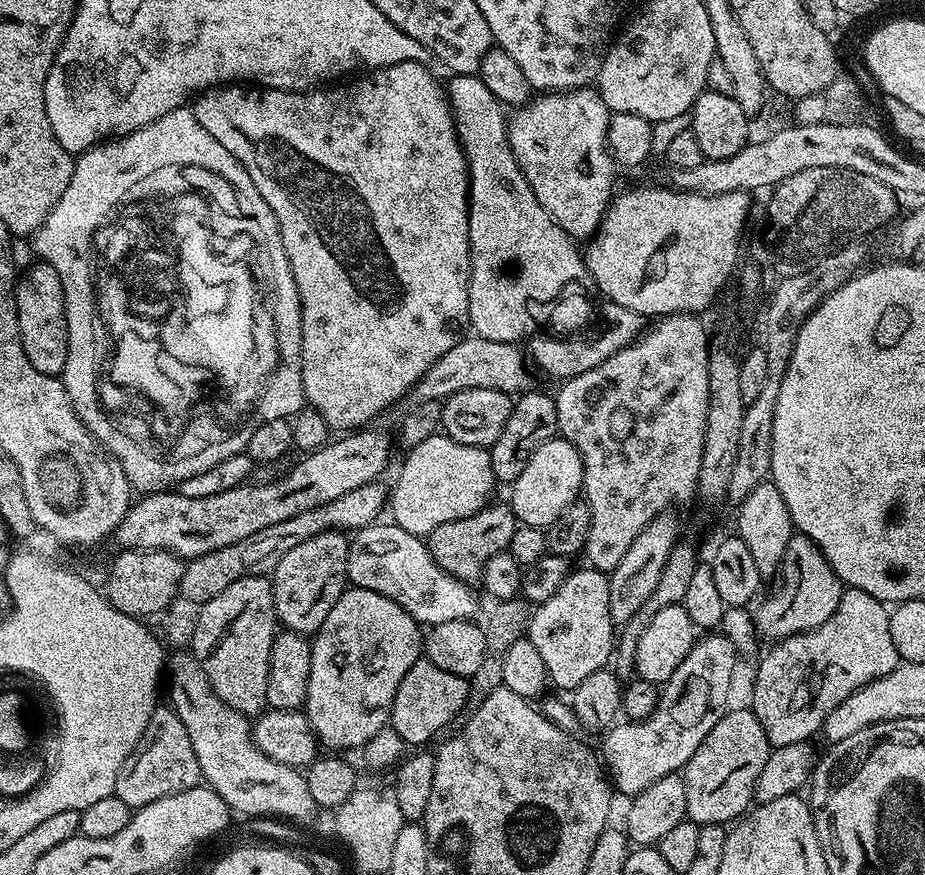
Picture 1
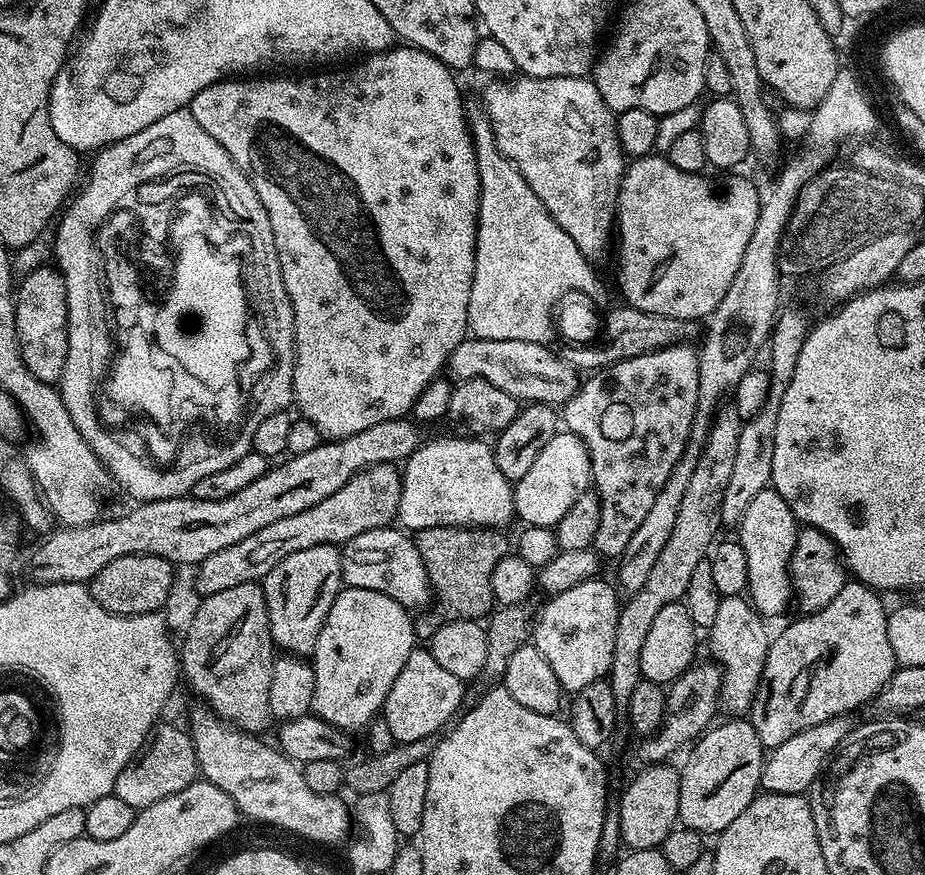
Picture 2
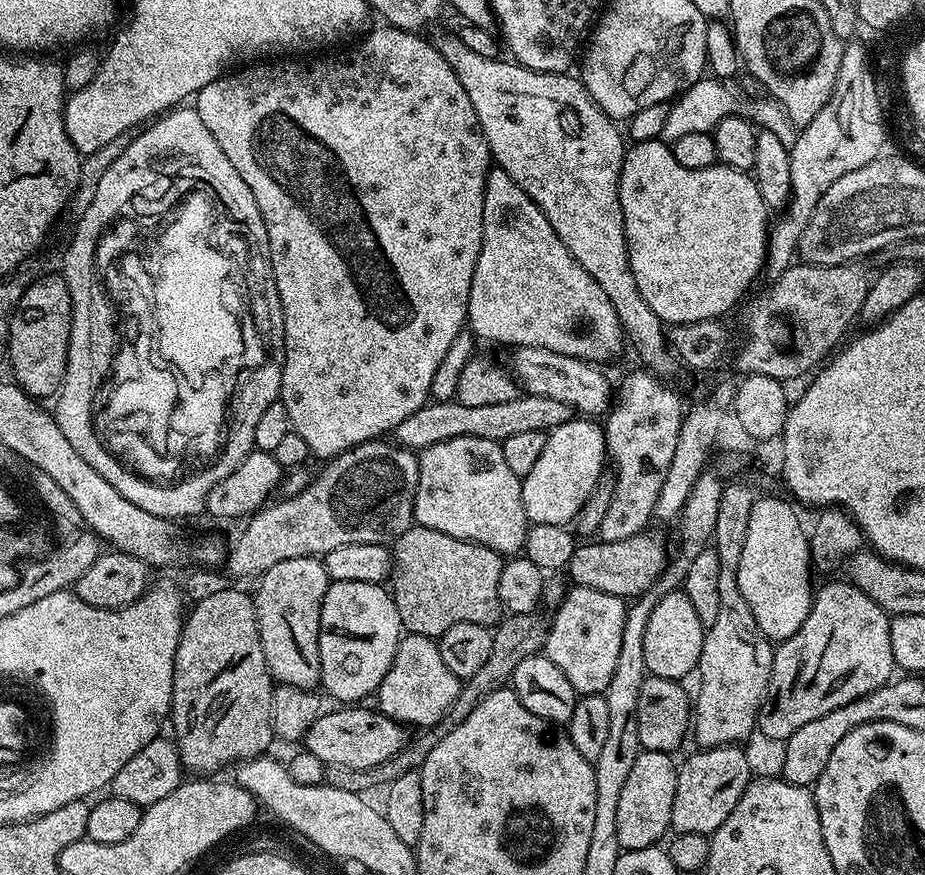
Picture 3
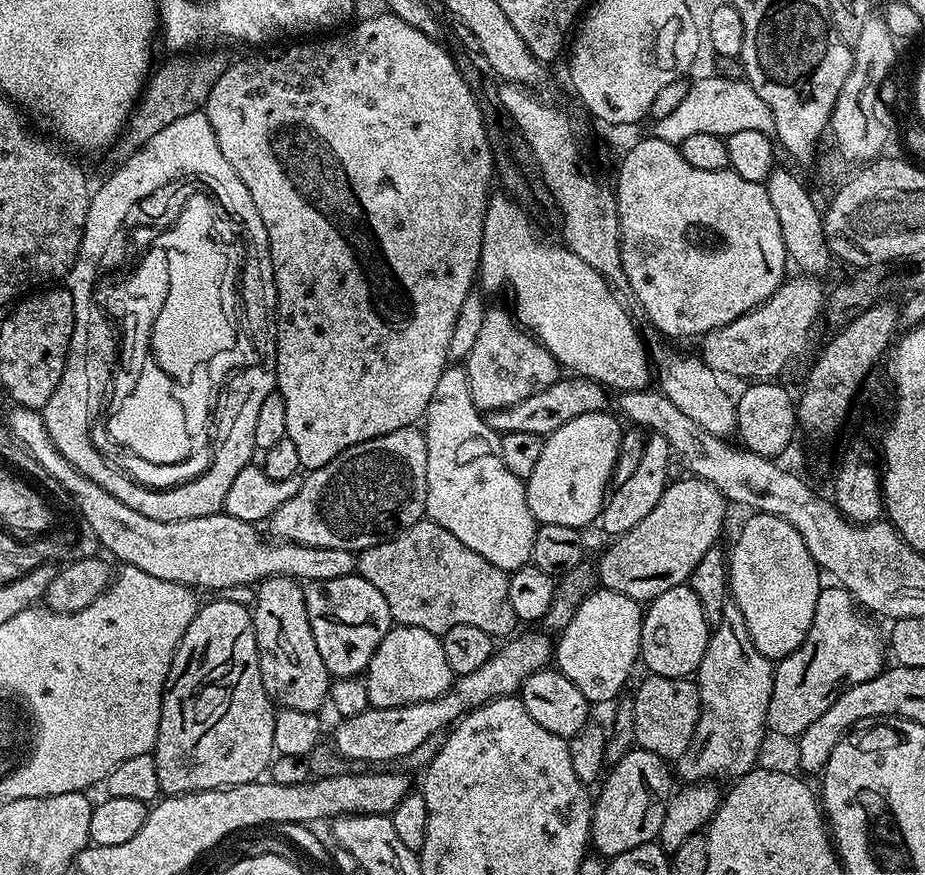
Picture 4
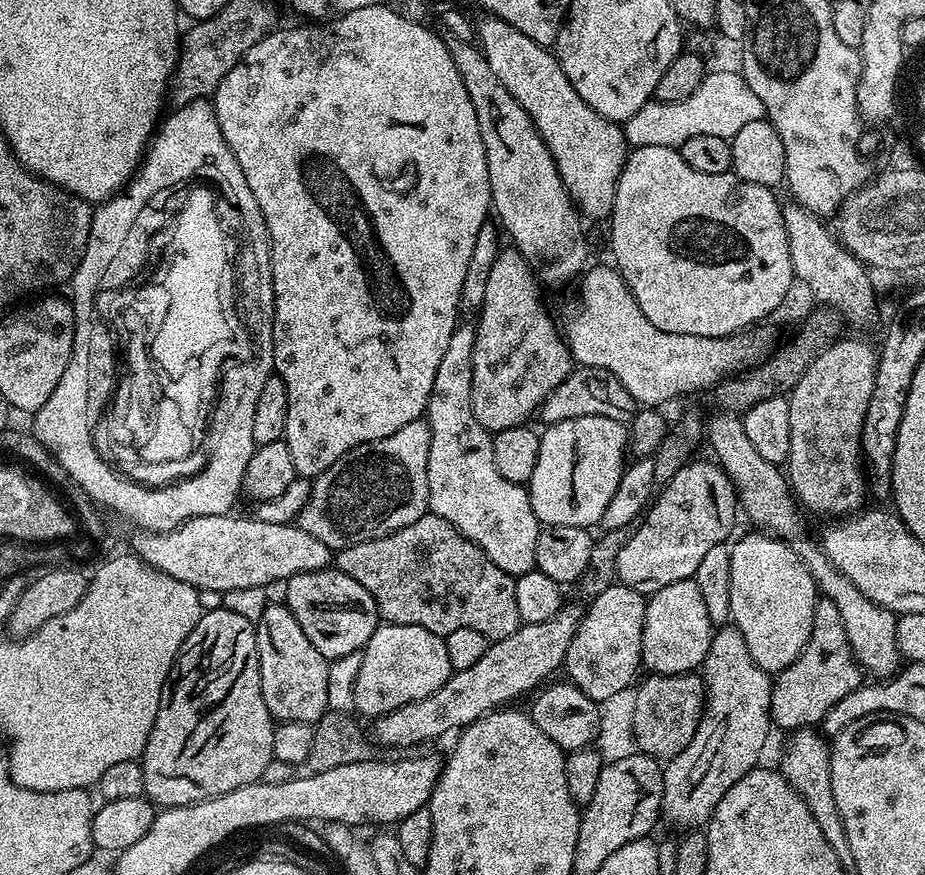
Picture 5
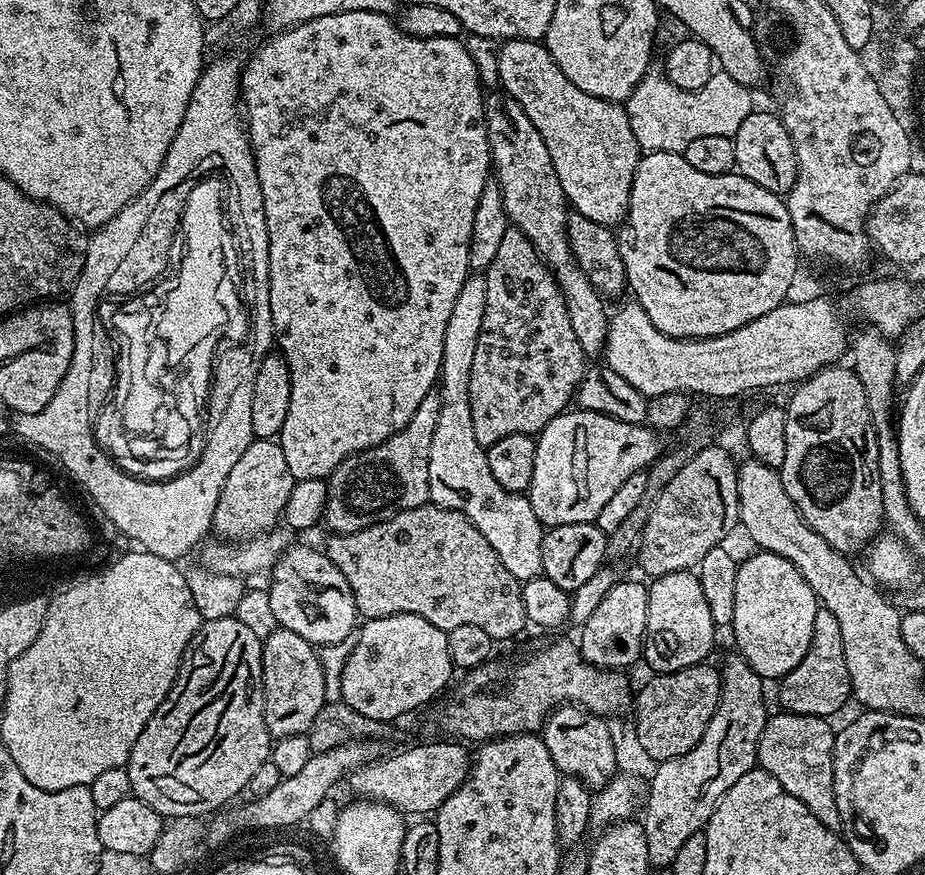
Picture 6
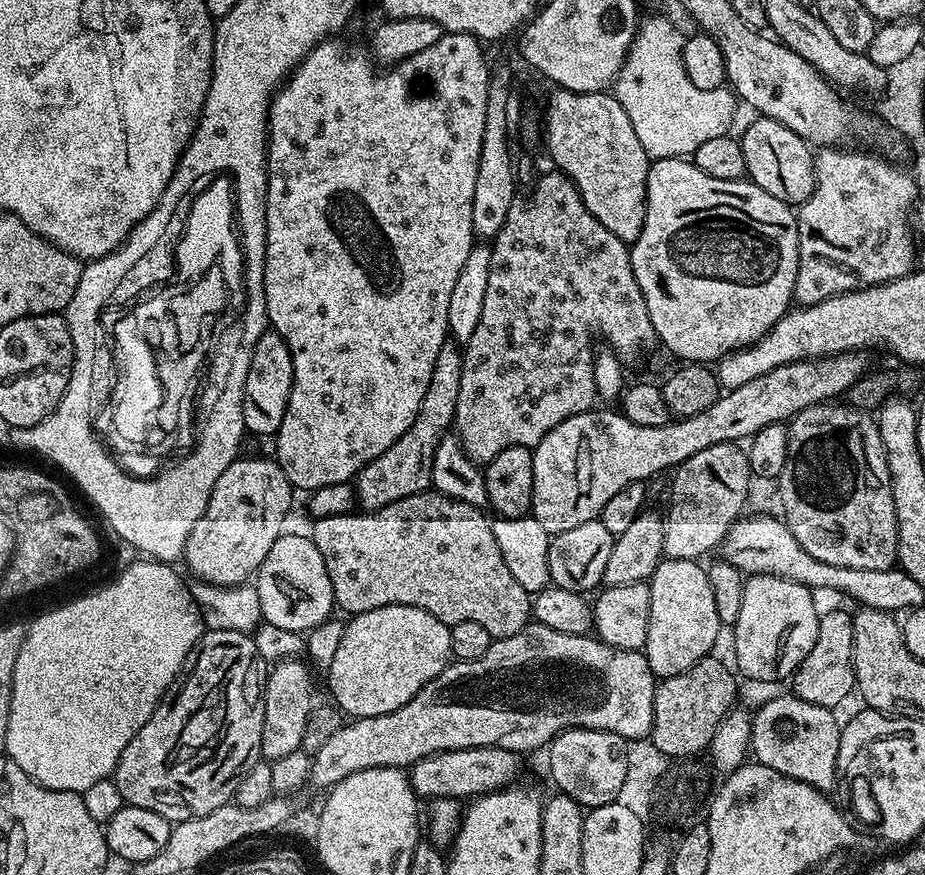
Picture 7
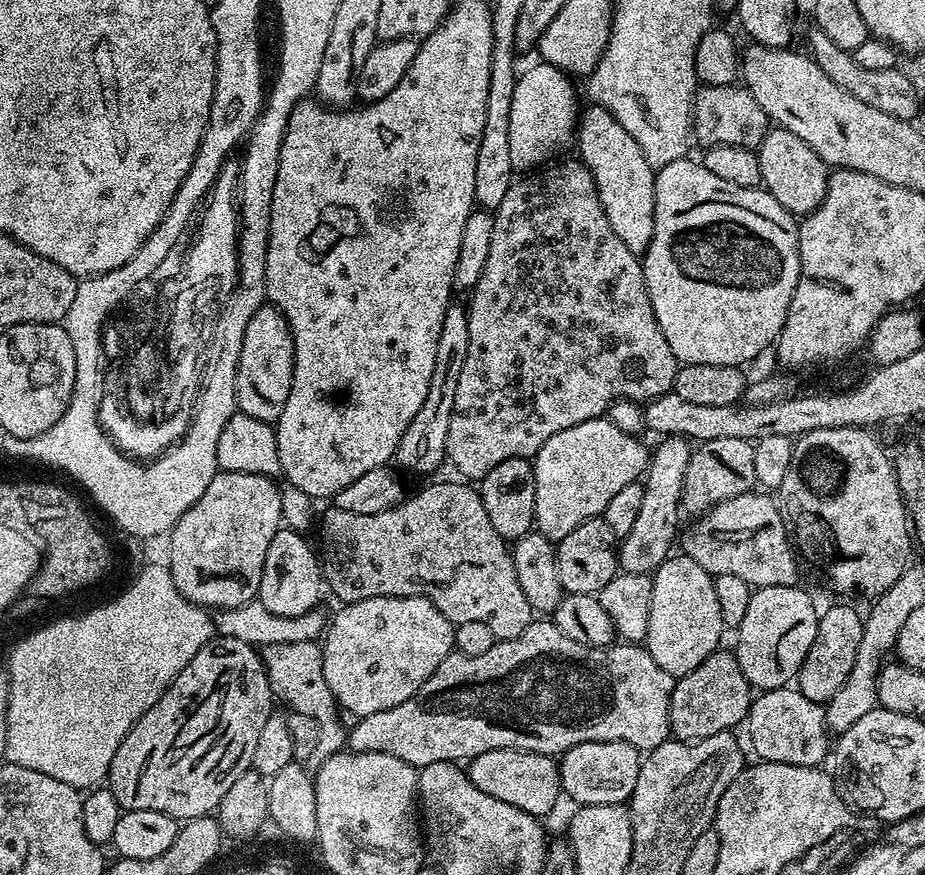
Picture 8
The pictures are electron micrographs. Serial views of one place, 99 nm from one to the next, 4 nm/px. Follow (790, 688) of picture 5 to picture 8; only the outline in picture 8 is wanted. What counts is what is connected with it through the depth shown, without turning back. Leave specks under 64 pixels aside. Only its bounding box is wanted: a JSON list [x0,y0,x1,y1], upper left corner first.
[794,604,863,705]

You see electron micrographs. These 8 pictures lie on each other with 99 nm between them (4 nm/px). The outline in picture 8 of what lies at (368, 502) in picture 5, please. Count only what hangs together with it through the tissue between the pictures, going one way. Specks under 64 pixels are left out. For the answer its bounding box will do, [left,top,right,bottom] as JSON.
[395,303,470,476]

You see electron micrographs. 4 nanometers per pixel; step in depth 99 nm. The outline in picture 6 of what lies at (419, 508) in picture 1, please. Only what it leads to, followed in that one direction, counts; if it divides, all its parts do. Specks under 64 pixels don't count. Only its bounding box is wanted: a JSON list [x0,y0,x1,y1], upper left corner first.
[428,274,546,581]

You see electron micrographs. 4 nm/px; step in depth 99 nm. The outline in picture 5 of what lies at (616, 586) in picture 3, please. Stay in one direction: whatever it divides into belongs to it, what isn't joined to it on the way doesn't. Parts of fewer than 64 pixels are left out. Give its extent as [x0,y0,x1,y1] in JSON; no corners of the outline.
[616,459,738,594]

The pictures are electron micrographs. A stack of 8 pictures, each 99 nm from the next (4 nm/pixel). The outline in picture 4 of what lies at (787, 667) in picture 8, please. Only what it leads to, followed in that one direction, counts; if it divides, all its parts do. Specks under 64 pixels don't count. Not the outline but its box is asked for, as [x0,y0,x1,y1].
[728,512,822,662]

